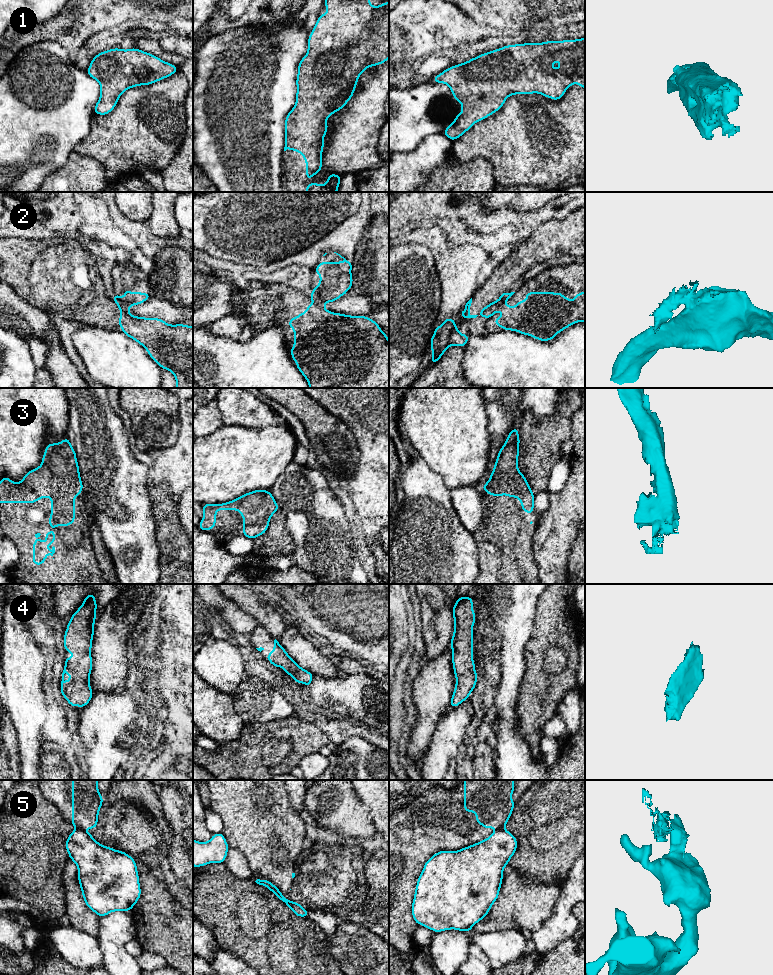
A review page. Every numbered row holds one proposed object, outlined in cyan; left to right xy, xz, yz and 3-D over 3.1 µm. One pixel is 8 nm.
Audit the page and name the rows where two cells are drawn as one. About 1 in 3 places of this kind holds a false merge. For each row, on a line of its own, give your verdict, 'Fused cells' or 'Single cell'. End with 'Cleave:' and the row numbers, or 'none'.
1: Single cell
2: Fused cells
3: Single cell
4: Single cell
5: Fused cells
Cleave: 2, 5

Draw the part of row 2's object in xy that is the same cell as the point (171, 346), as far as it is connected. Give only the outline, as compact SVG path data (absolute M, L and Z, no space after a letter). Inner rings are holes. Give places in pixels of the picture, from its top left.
M121 310L118 325L122 332L142 345L149 356L162 368L169 370L176 378L176 388L193 388L193 327L170 325L159 318L133 316Z

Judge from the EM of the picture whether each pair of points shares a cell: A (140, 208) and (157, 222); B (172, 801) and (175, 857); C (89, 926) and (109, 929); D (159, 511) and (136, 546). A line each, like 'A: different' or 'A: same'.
A: different
B: same
C: different
D: different

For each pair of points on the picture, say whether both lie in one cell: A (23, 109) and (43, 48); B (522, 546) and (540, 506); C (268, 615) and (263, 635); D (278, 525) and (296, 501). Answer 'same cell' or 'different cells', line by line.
A: same cell
B: different cells
C: different cells
D: different cells

